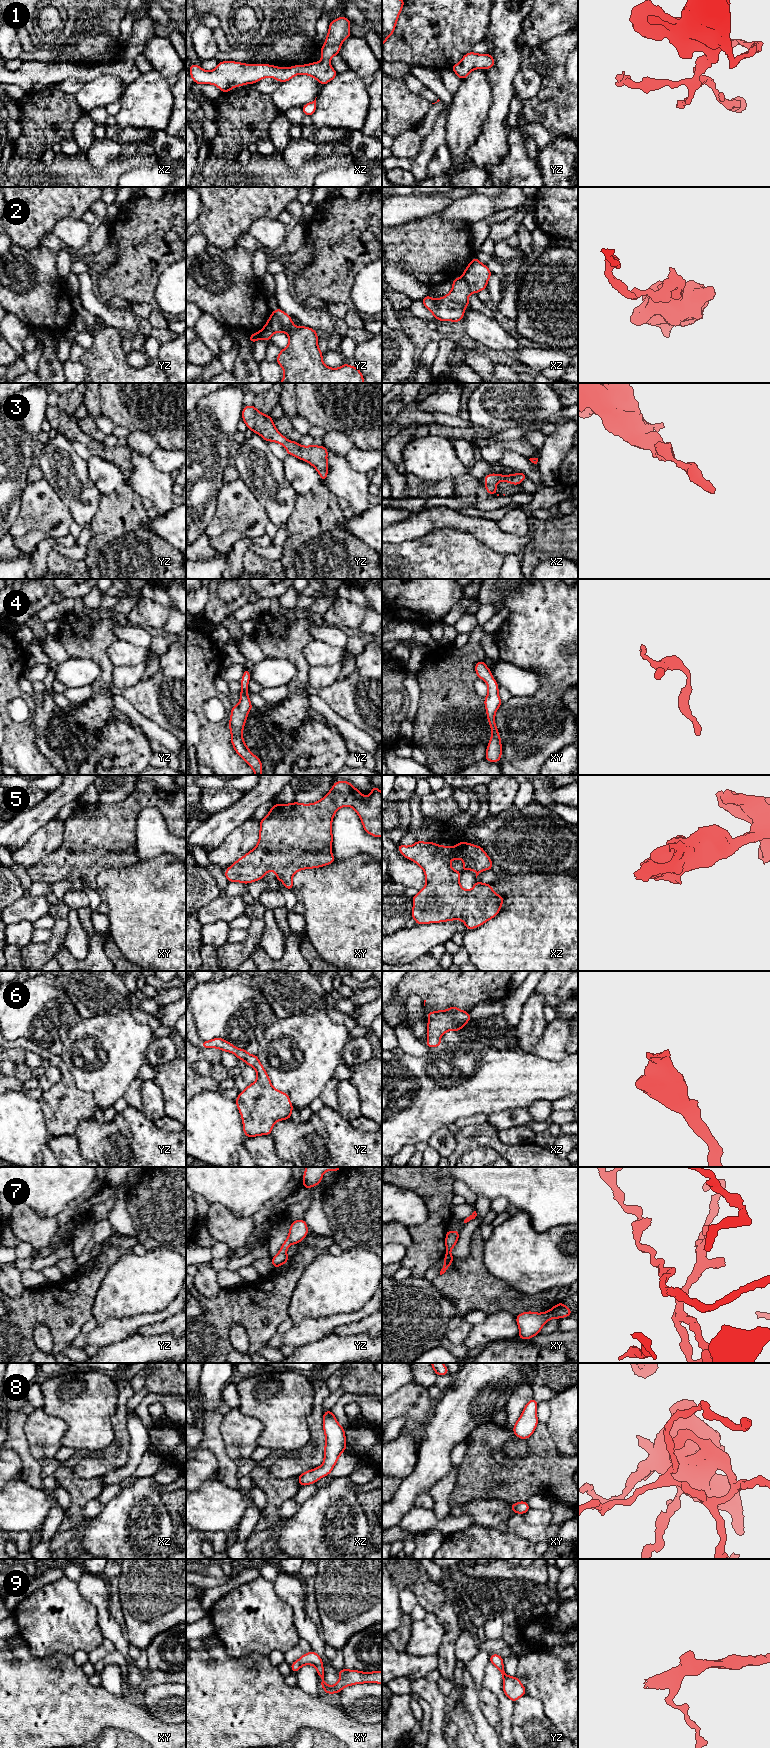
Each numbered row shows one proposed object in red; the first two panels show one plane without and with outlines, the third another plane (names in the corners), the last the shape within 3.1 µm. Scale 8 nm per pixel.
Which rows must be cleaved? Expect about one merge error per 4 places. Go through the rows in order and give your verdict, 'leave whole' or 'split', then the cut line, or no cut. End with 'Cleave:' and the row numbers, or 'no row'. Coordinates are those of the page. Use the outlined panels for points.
1: leave whole | no cut
2: split | yz (272, 313), (286, 329), (287, 333)
3: leave whole | no cut
4: leave whole | no cut
5: leave whole | no cut
6: leave whole | no cut
7: leave whole | no cut
8: leave whole | no cut
9: leave whole | no cut
Cleave: 2

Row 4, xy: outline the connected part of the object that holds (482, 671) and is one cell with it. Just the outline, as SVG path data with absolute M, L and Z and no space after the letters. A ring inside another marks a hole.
M480 661L475 664L475 672L478 678L483 679L488 686L488 694L484 699L484 704L492 735L486 749L485 760L492 763L499 762L502 755L502 745L500 735L495 724L495 713L502 703L498 694L499 685L493 678L491 671L484 661Z

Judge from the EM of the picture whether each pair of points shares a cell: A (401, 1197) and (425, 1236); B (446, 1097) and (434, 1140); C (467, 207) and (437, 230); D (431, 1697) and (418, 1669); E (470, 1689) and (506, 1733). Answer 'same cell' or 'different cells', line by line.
A: different cells
B: different cells
C: different cells
D: different cells
E: different cells

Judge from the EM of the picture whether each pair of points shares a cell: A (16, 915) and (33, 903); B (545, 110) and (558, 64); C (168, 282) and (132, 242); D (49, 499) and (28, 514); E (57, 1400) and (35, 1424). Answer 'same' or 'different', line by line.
A: same
B: same
C: different
D: same
E: different

